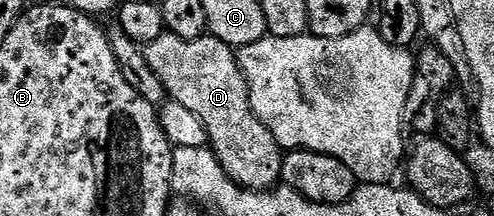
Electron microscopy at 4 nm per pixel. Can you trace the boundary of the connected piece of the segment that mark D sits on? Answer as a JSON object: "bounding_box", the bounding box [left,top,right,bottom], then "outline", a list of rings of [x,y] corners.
{"bounding_box":[145,33,285,191],"outline":[[[164,33],[152,43],[146,44],[145,50],[149,65],[153,73],[161,77],[168,96],[174,102],[185,105],[185,109],[191,110],[196,117],[201,117],[207,130],[210,150],[215,152],[228,177],[248,191],[265,191],[276,186],[283,174],[285,152],[273,137],[273,133],[269,133],[267,126],[253,113],[247,79],[239,67],[236,52],[229,45],[225,45],[225,41],[215,39],[210,33],[193,41],[185,41],[176,35]]]}

